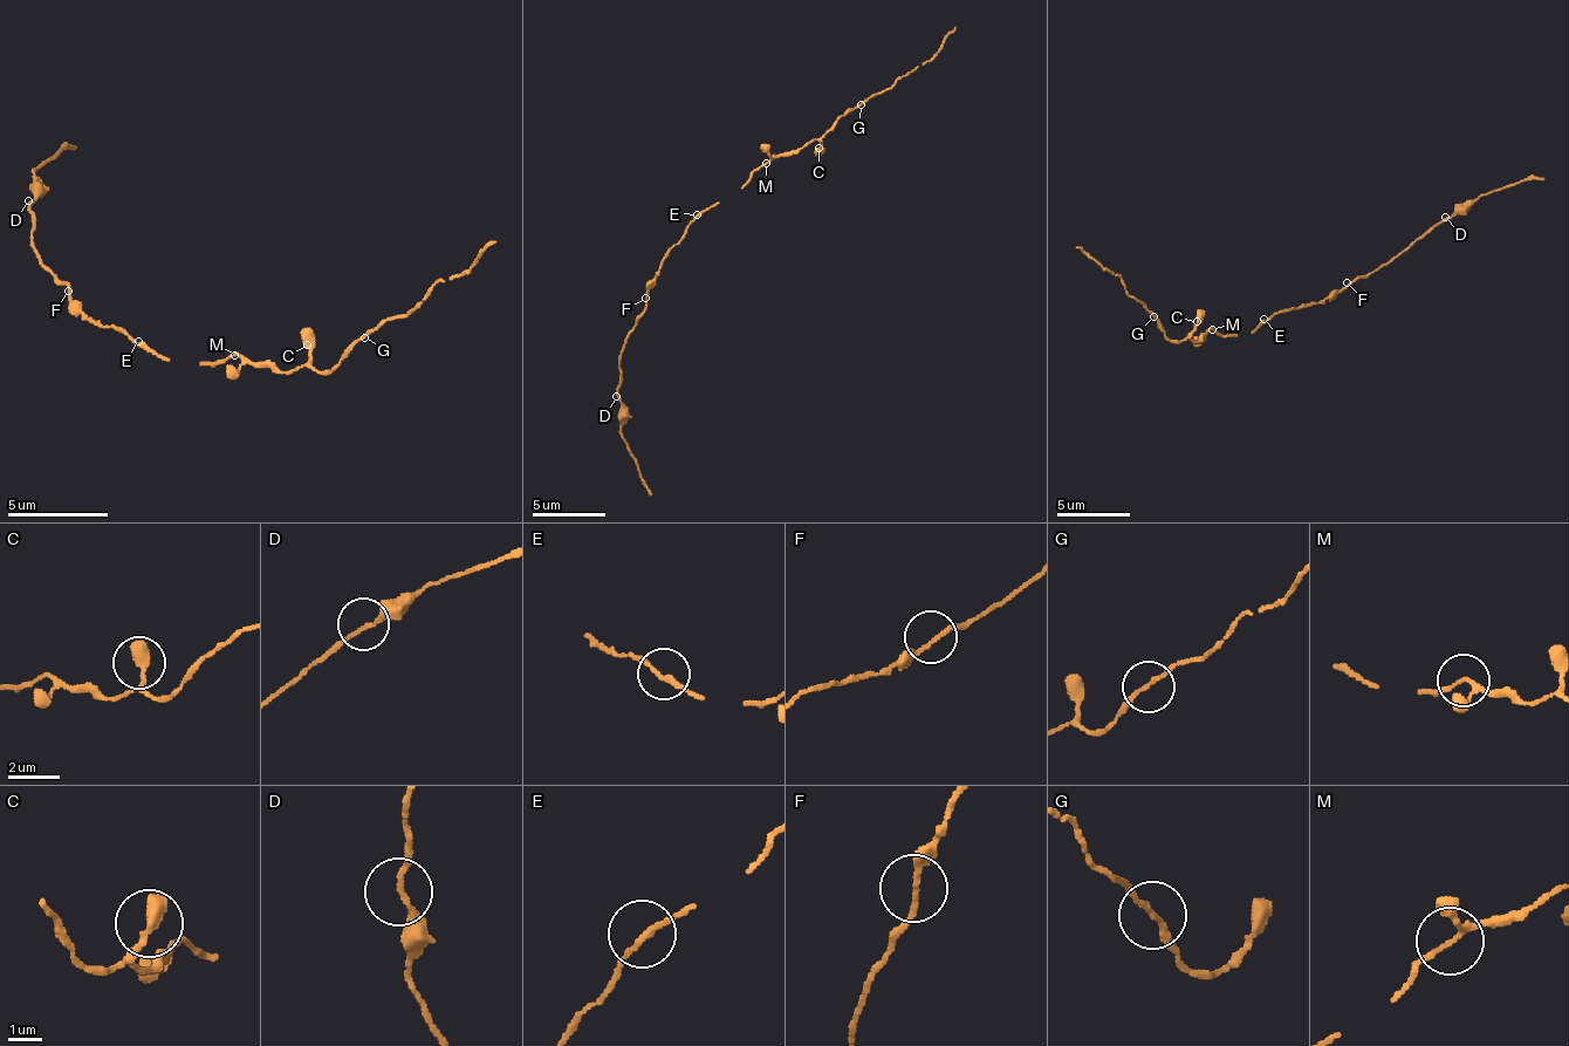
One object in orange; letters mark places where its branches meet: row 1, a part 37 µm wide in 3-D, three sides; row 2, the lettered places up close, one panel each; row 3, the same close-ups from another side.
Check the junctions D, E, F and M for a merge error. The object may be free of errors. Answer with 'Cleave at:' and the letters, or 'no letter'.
Cleave at: no letter

